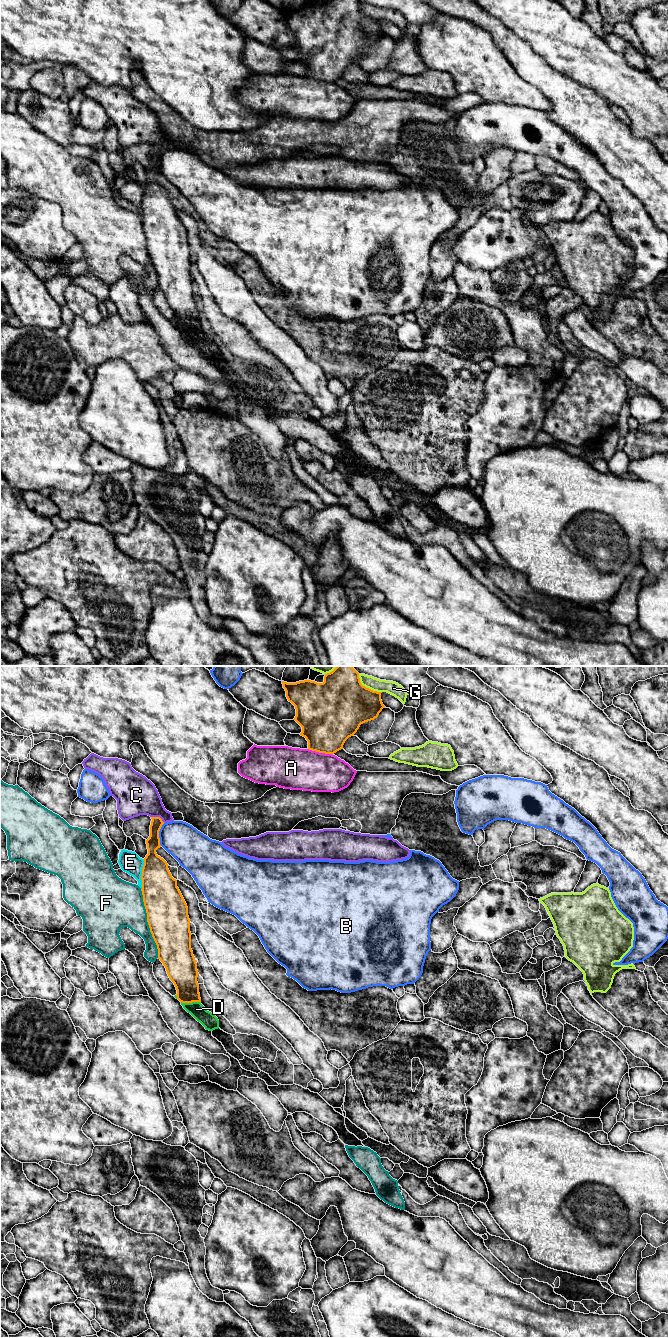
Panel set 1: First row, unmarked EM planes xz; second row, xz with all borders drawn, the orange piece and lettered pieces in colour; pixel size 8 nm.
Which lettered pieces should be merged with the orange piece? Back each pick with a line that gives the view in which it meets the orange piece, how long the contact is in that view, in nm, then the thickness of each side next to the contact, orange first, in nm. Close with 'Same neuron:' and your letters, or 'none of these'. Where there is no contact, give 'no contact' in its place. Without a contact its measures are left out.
D: meets orange in xz; contact 160 nm long; 220 nm thick on the orange side, 120 nm on the other
Same neuron: D

